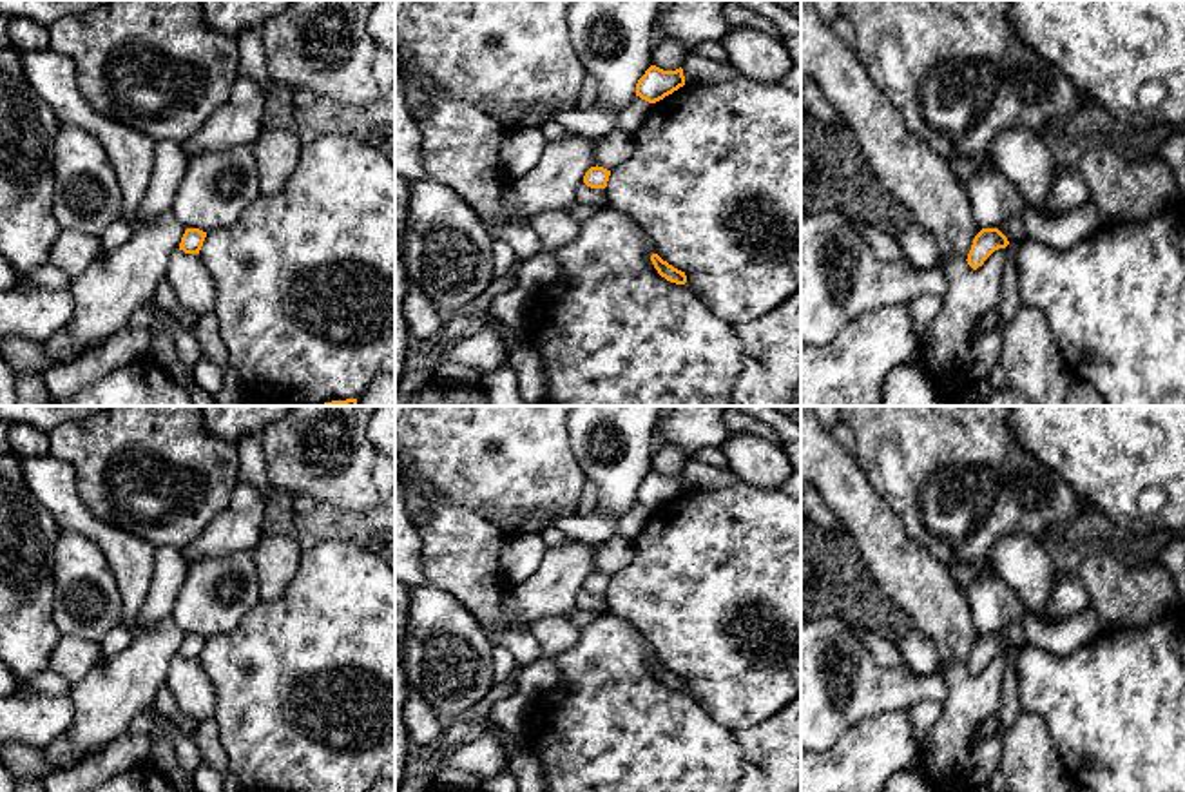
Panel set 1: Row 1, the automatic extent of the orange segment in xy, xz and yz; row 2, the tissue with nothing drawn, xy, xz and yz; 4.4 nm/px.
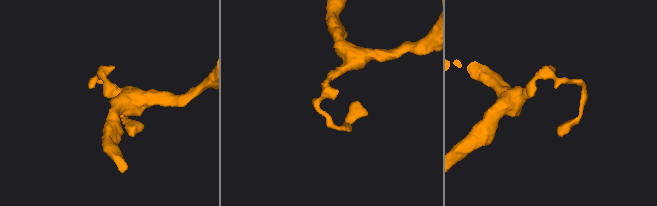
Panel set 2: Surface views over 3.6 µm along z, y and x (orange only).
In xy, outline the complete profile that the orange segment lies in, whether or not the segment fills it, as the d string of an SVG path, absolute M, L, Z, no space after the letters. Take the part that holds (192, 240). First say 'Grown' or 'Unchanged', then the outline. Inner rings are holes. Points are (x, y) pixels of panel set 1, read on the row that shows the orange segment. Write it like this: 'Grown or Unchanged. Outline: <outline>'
Unchanged. Outline: M187 228L181 237L179 250L183 250L185 254L199 254L205 237L207 232L199 228Z

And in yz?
Unchanged. Outline: M982 228L975 236L966 261L973 270L977 270L995 250L1006 248L1007 245L1007 237L998 228Z

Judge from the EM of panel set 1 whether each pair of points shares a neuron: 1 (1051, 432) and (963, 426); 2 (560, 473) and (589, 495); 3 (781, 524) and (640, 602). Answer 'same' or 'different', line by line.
1: different
2: different
3: same

